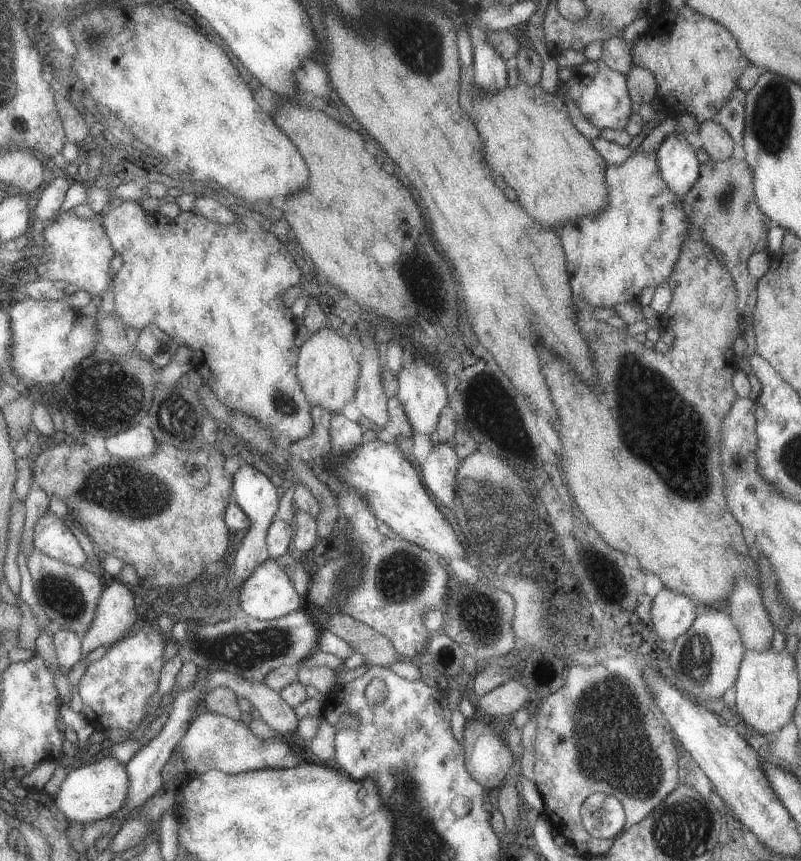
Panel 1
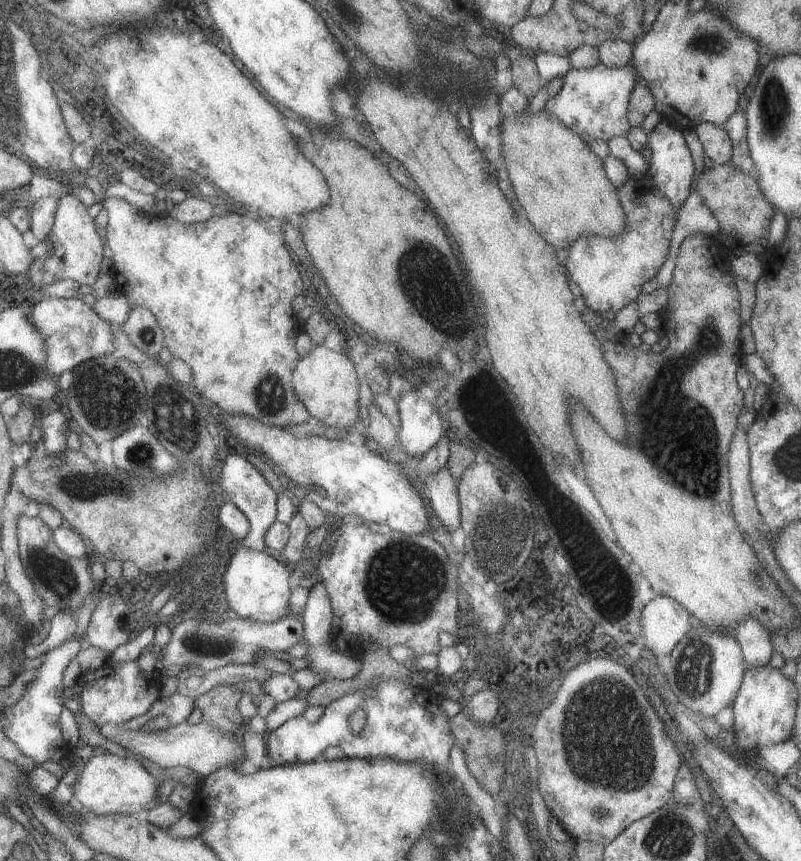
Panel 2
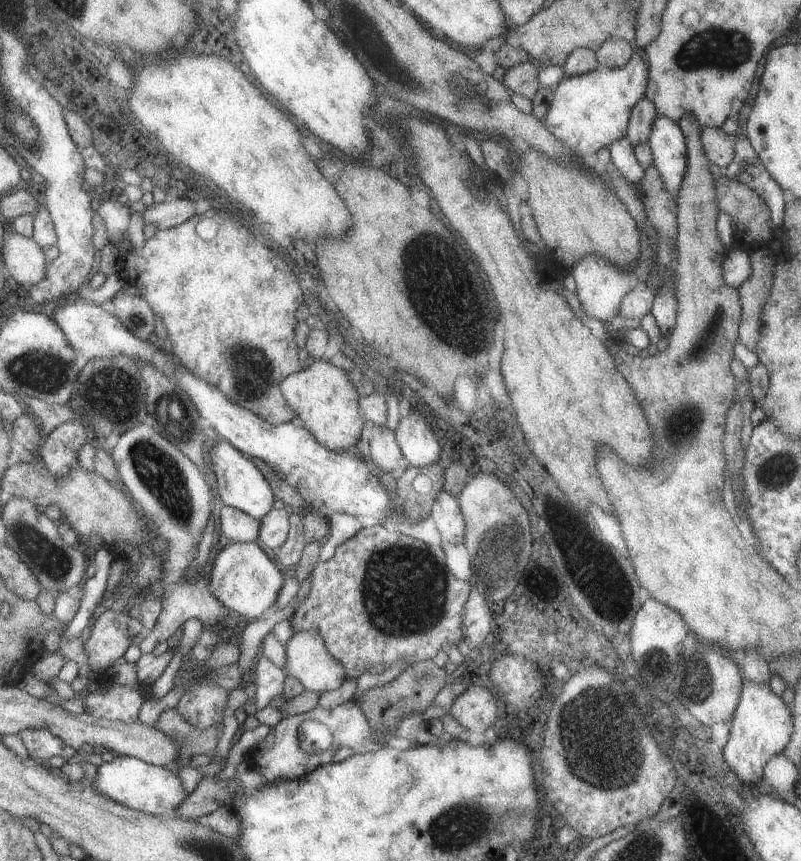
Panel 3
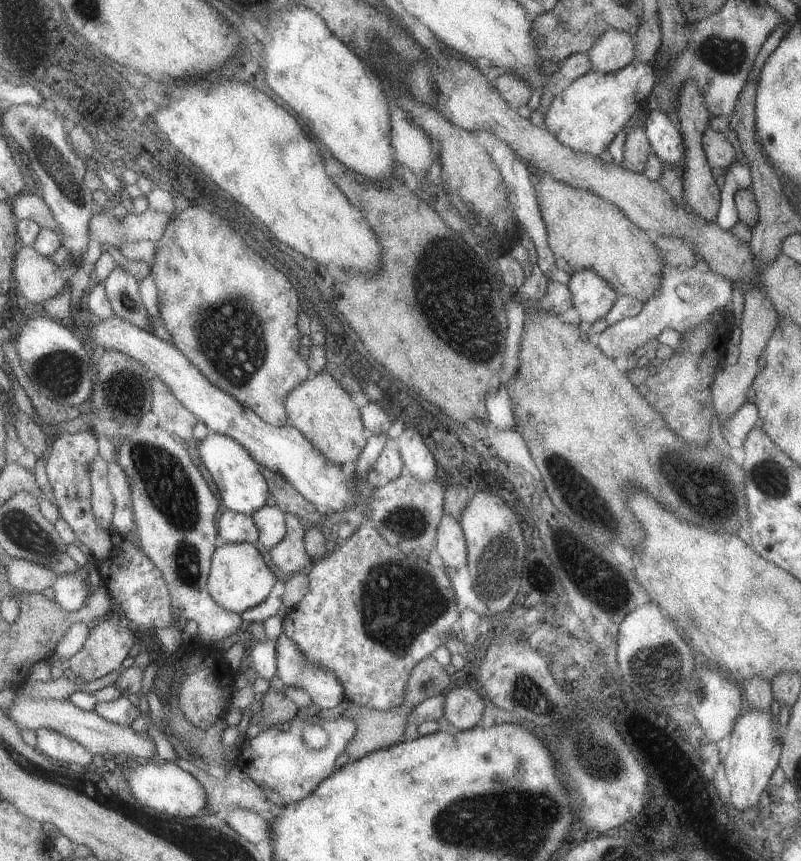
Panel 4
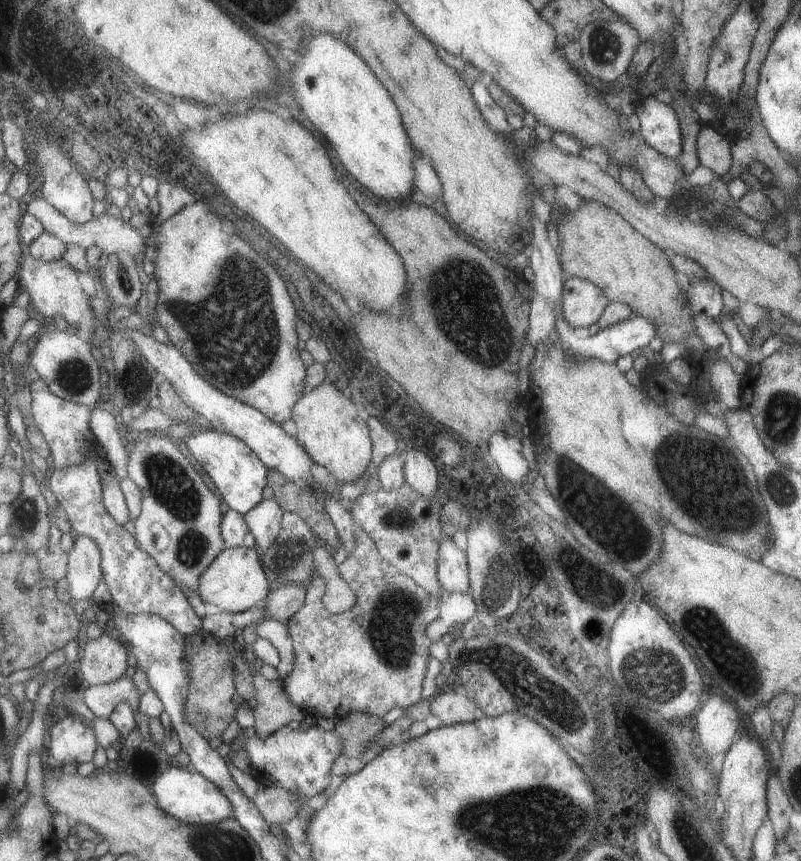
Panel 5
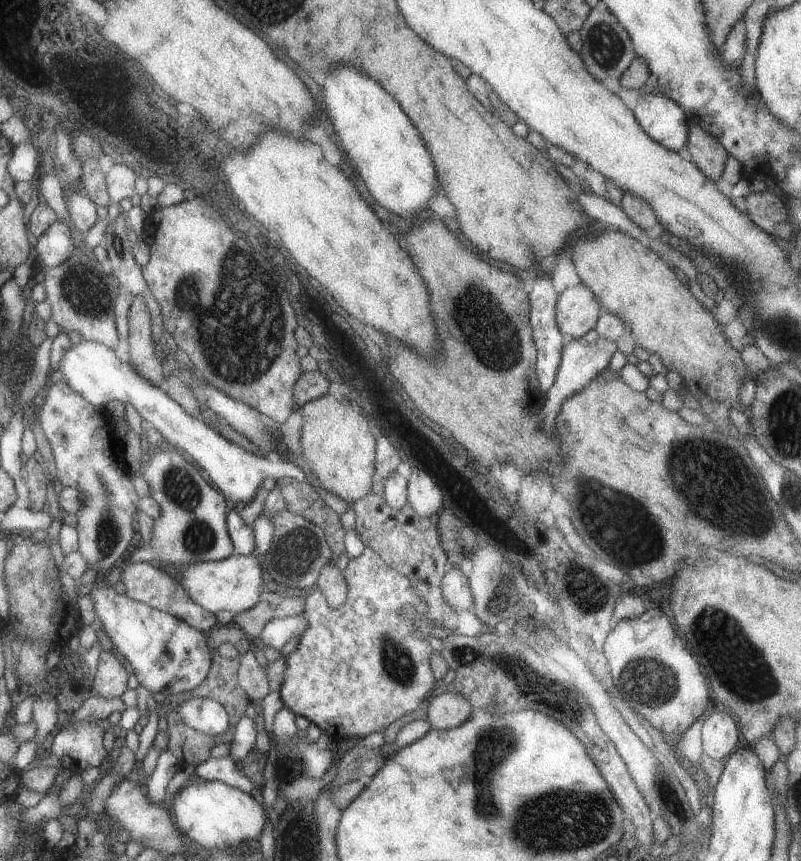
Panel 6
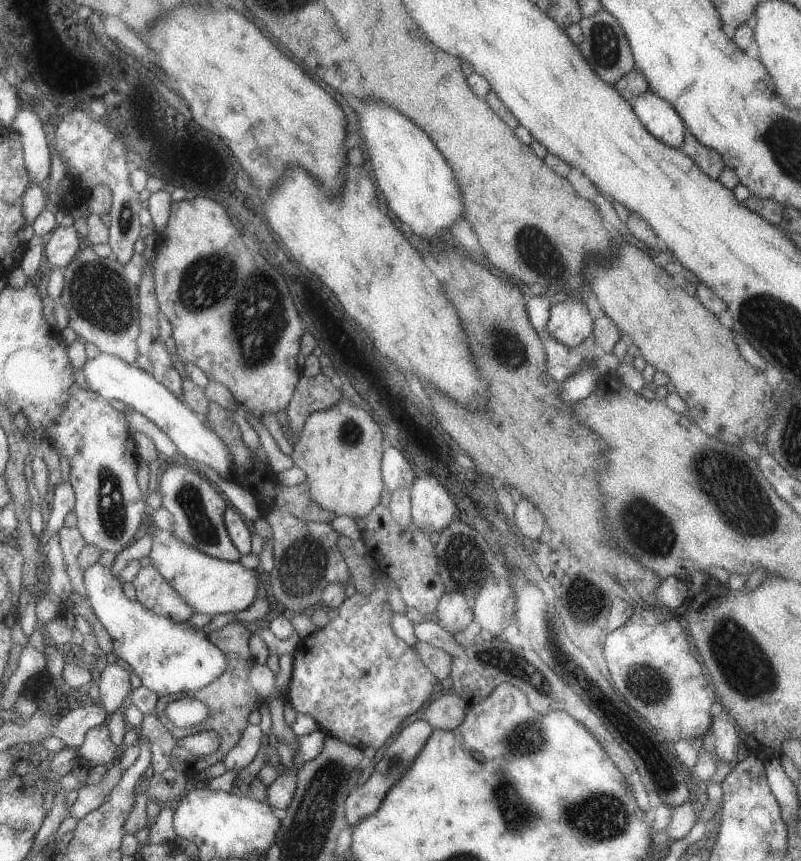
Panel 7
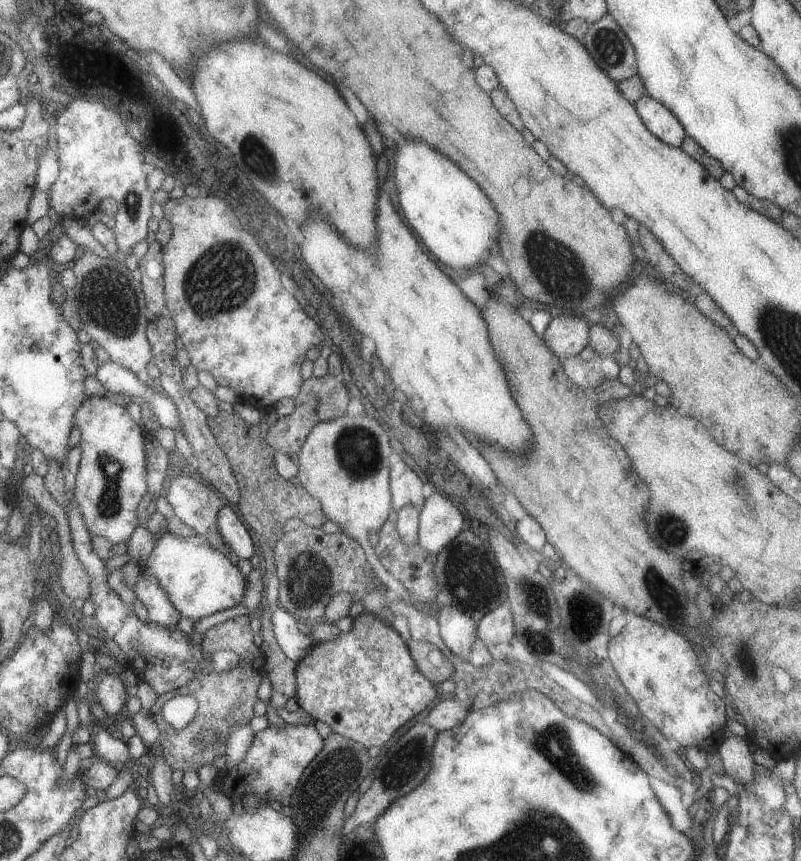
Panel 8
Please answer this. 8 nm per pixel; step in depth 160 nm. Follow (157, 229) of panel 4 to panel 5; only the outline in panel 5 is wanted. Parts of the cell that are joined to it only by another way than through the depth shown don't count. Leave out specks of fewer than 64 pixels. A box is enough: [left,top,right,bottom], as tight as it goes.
[26,194,147,256]

